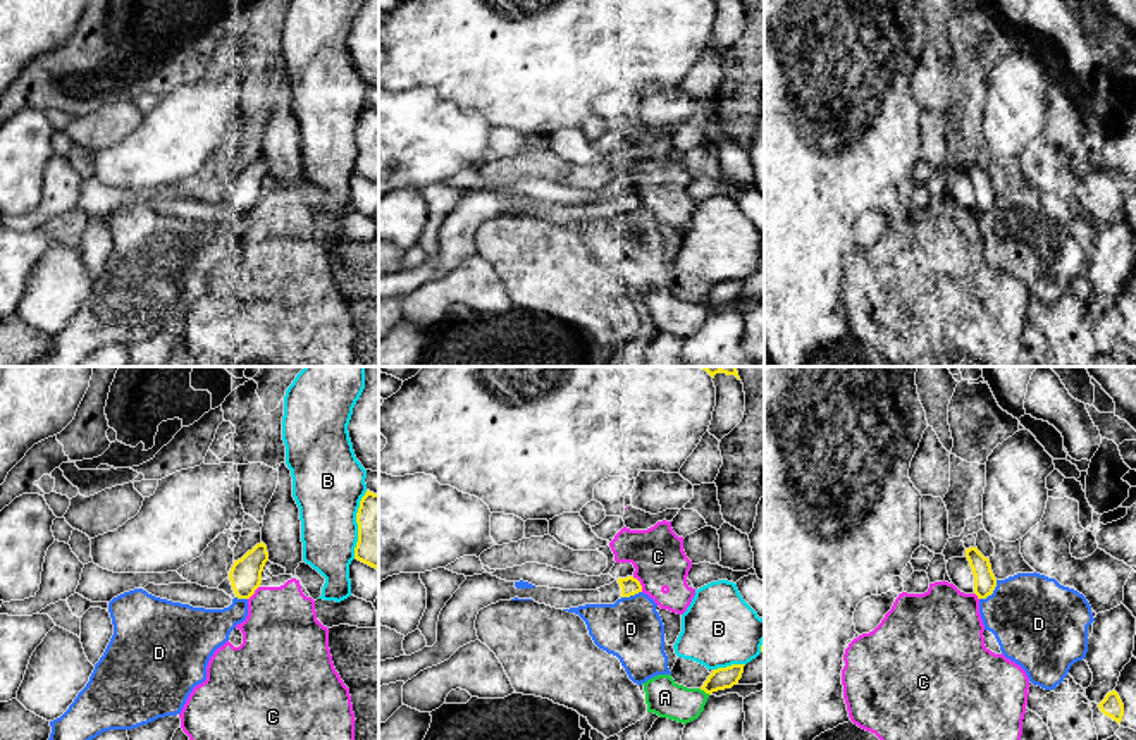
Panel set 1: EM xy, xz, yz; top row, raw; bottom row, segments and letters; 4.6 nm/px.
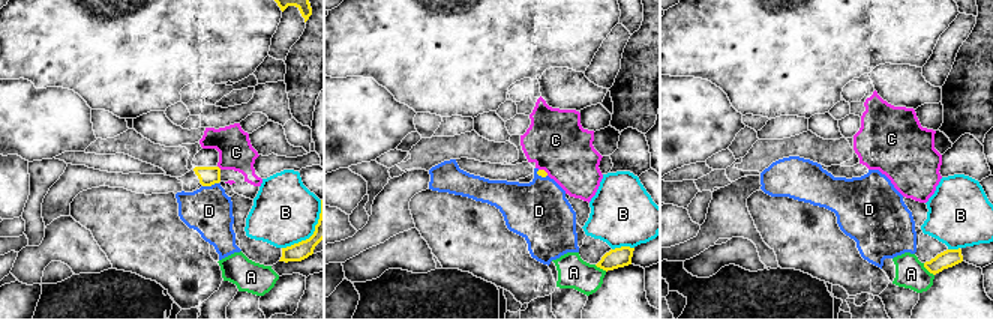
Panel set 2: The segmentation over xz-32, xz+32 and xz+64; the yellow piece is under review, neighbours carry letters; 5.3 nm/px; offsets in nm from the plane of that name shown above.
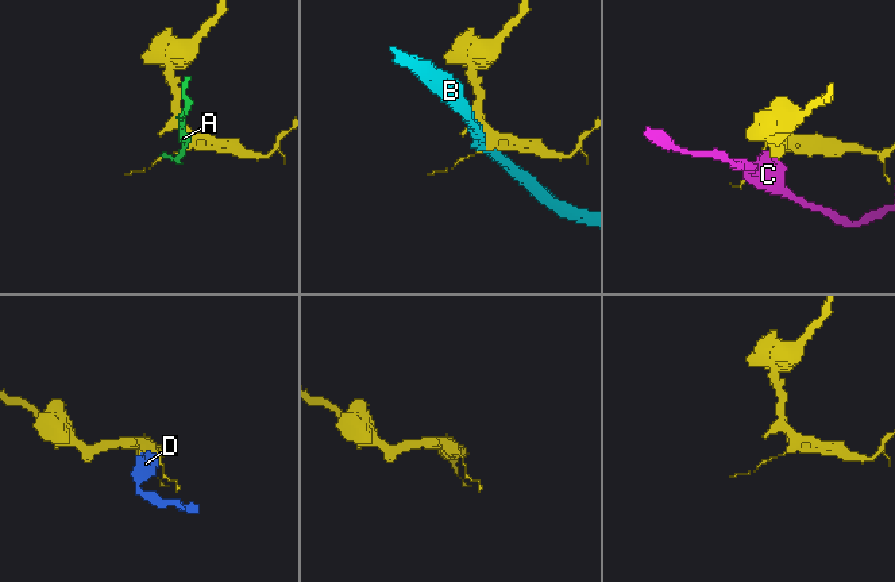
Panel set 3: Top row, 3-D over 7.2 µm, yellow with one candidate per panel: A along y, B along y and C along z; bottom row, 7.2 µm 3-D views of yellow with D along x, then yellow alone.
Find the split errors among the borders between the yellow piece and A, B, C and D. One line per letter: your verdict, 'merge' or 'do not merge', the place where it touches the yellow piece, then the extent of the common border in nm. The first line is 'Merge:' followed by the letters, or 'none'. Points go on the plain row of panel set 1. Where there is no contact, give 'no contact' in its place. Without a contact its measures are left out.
Merge: none
A: do not merge | xz (704, 305) | 60 nm
B: do not merge | xz (728, 281) | 160 nm
C: do not merge | xz (639, 198) | 90 nm
D: do not merge | yz (992, 207) | 130 nm

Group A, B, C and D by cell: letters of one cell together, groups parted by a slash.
A D / B / C

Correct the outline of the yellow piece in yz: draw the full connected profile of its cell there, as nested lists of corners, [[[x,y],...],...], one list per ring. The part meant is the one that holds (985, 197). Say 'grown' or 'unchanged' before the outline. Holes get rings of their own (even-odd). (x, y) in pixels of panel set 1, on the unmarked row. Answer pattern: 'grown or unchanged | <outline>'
unchanged | [[[978,162],[966,163],[966,172],[974,189],[974,208],[978,213],[986,213],[997,201],[997,193],[991,186],[990,174],[985,172]]]

